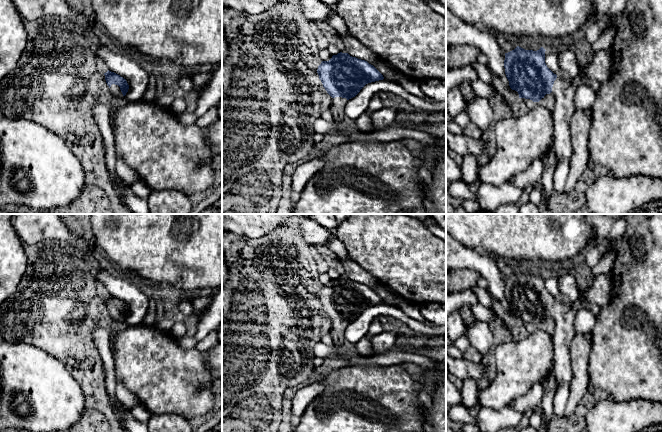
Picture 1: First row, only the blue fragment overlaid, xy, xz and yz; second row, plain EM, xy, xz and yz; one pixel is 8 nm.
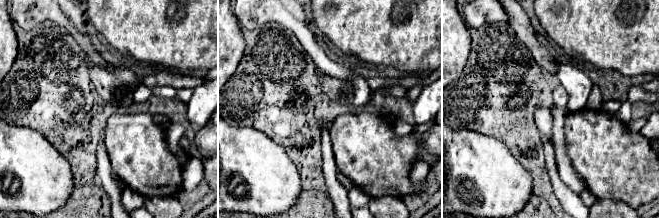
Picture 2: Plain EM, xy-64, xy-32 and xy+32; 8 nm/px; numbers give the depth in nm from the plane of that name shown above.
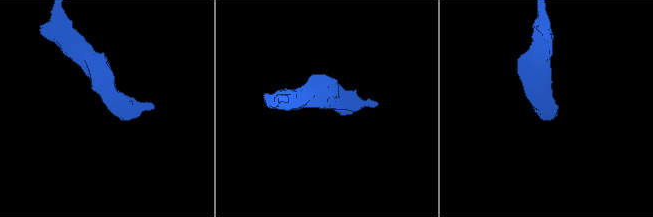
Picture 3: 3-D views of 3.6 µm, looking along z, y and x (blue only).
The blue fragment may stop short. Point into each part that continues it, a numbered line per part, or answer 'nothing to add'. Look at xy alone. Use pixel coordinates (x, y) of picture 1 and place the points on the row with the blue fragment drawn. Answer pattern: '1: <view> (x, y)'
1: xy (115, 90)

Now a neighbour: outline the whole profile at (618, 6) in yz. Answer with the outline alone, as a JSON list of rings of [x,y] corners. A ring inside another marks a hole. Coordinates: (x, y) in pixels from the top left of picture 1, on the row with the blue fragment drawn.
[[[613,0],[611,8],[599,19],[601,33],[609,27],[612,20],[620,18],[626,2],[627,0]]]

